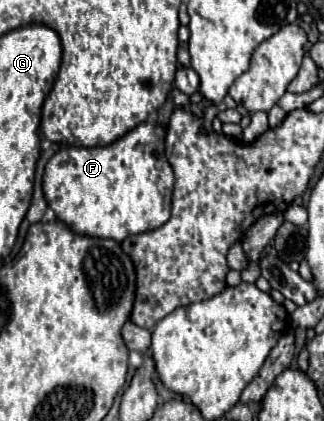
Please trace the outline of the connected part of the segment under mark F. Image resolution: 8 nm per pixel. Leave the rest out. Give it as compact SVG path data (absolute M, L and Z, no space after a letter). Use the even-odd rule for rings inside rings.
M141 123L135 129L127 131L123 137L119 137L117 141L113 141L111 145L105 145L105 147L63 147L59 153L55 153L45 167L43 191L45 191L47 203L55 211L57 219L65 221L75 233L83 233L83 235L89 235L89 237L107 237L107 239L115 239L115 241L123 241L129 235L137 235L137 233L145 233L145 231L153 231L153 229L163 227L169 221L169 215L171 215L171 191L173 191L173 183L175 183L173 169L171 169L171 165L169 165L169 161L165 159L165 153L163 153L165 135L167 135L167 129L163 125Z

